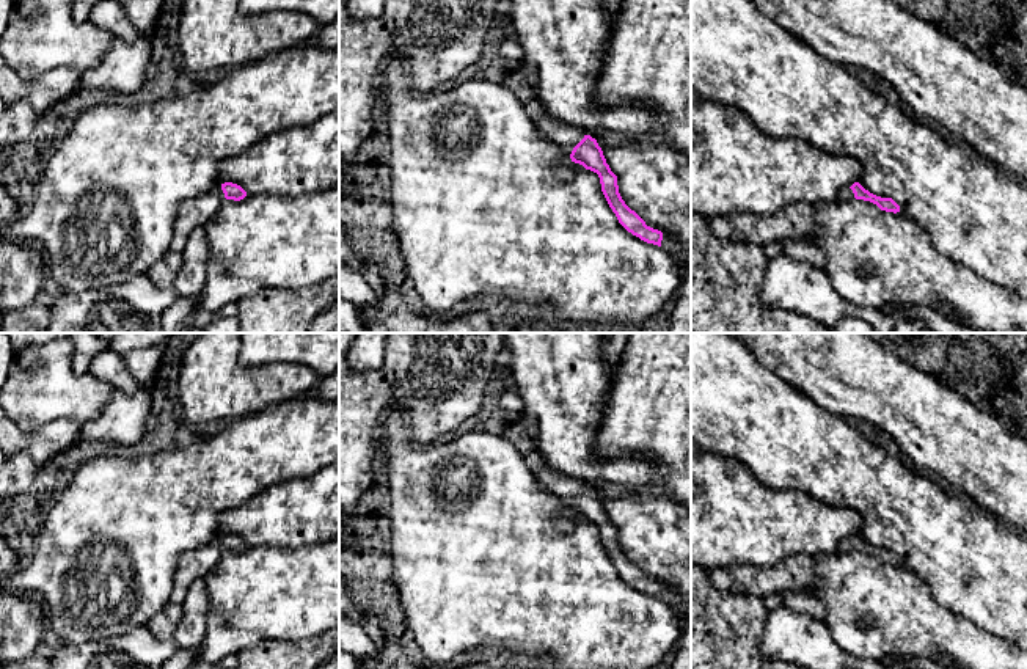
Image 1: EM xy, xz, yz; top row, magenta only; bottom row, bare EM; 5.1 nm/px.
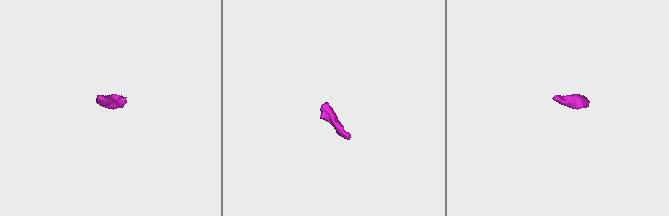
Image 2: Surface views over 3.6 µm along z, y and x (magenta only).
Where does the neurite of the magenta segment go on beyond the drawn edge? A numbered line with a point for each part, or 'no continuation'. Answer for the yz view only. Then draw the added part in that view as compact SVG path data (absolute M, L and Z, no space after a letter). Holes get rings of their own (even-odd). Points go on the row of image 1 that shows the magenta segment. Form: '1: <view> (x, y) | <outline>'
1: yz (845, 195) | M846 187L839 192L839 196L835 201L850 203L853 199L856 199L853 190L850 187Z

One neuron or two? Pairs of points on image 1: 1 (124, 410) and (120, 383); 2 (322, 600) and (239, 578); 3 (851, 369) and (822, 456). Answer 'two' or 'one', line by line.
1: two
2: one
3: two

